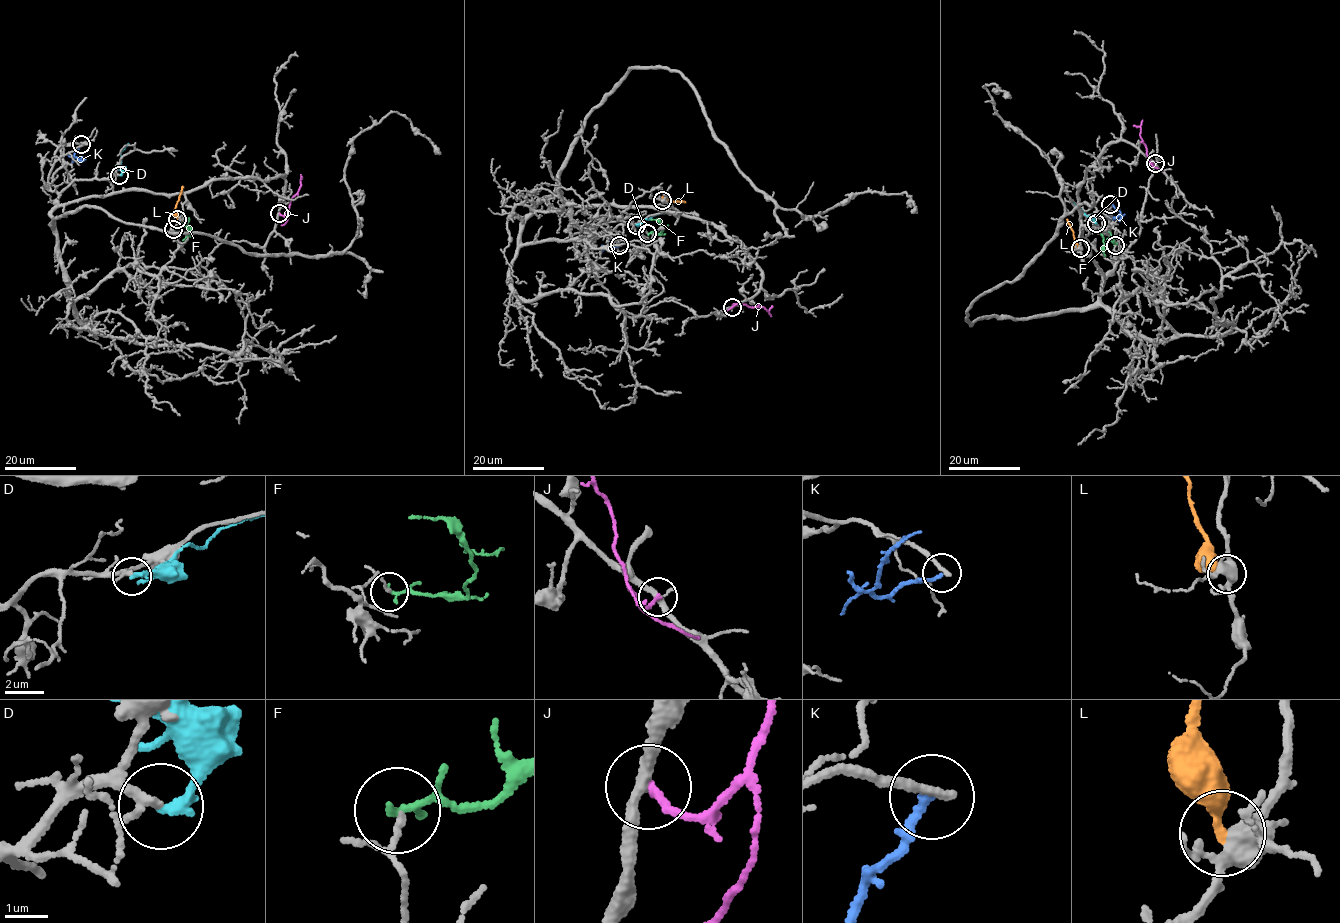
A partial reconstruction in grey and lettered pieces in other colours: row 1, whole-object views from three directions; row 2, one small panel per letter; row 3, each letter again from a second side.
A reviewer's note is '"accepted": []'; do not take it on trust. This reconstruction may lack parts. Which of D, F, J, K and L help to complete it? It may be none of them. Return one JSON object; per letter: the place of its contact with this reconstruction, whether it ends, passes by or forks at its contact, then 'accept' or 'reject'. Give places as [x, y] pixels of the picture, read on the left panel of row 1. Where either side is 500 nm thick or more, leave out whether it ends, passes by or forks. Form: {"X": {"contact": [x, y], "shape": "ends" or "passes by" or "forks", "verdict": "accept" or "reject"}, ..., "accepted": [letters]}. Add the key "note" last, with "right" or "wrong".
{"D": {"contact": [119, 175], "shape": "ends", "verdict": "reject"}, "F": {"contact": [173, 229], "shape": "passes by", "verdict": "reject"}, "J": {"contact": [279, 213], "shape": "ends", "verdict": "reject"}, "K": {"contact": [81, 144], "shape": "ends", "verdict": "reject"}, "L": {"contact": [177, 219], "shape": "ends", "verdict": "reject"}, "accepted": [], "note": "right"}

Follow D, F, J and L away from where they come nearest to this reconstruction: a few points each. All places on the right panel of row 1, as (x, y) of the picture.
D: (1096, 224), (1070, 199)
F: (1115, 245), (1111, 236), (1105, 244), (1100, 233)
J: (1155, 162), (1151, 164), (1140, 135), (1142, 120)
L: (1080, 248), (1066, 219)

